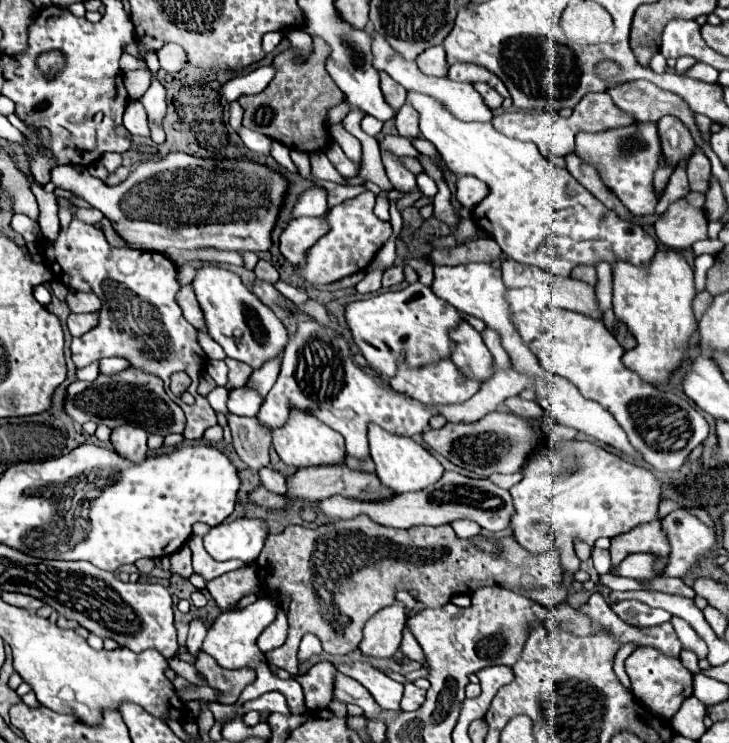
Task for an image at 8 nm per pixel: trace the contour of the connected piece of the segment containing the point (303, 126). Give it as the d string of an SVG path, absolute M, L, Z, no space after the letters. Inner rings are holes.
M322 40L312 42L312 54L306 58L296 56L292 46L288 46L272 60L272 68L276 74L262 92L238 98L240 106L244 108L244 126L300 152L326 150L326 144L330 144L326 114L332 106L340 104L344 96L342 90L330 80L330 76L322 72Z

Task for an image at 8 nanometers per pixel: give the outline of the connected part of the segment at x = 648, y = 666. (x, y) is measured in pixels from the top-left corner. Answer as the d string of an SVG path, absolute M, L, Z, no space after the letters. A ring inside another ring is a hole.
M646 646L636 648L626 658L626 674L630 676L632 692L636 700L662 720L670 720L670 716L678 712L680 704L692 694L692 674L682 666L678 658L664 656L654 648L646 648Z

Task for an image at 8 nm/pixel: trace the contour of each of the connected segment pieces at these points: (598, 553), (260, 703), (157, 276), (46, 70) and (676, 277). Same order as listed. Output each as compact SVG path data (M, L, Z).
M593 547L591 559L598 574L606 574L611 569L611 556L609 550Z
M278 690L274 692L266 692L256 700L250 700L250 704L246 704L246 708L242 708L242 714L250 712L250 710L258 710L258 712L280 712L280 714L292 714L292 710L288 708L286 696Z
M72 220L68 230L60 230L54 242L44 244L44 250L48 250L48 256L52 256L50 260L56 260L62 268L64 286L78 292L94 292L102 300L98 324L84 336L72 338L70 348L76 368L84 368L106 356L118 356L132 368L162 378L166 390L170 388L170 376L174 372L186 372L192 378L190 394L194 394L196 402L192 406L180 404L188 418L184 436L188 440L200 440L206 428L218 424L214 408L208 404L206 396L198 394L206 352L198 344L198 330L186 322L176 302L182 284L178 282L178 270L172 260L160 252L136 250L130 246L114 248L100 228L80 220Z
M46 50L36 56L36 66L48 80L52 80L66 66L66 56L60 50Z
M658 250L646 268L614 264L614 314L636 338L636 348L626 350L622 360L648 384L664 384L686 358L690 338L698 328L692 302L696 298L690 264L672 250Z

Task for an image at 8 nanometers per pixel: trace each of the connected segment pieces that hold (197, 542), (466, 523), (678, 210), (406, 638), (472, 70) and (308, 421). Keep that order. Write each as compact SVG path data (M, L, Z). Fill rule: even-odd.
M190 536L188 546L192 550L192 568L194 568L194 572L198 572L206 582L224 574L224 572L228 572L228 570L236 570L236 568L244 566L238 560L230 560L230 562L212 560L208 556L208 552L202 548L202 538L198 538L198 536Z
M454 520L452 528L454 528L458 538L472 538L472 536L482 532L482 528L476 522L470 522L470 520Z
M684 198L670 204L654 228L660 242L670 248L690 248L694 242L708 238L708 220L704 212L692 208Z
M408 626L404 628L404 634L402 634L402 642L400 642L400 650L402 650L402 652L404 652L405 655L408 655L408 658L421 658L421 663L424 663L425 658L422 648L420 648L420 646L418 646L418 642L414 640L414 636L410 634Z
M454 64L448 70L448 78L450 80L458 80L458 82L468 82L468 84L484 82L484 84L492 86L502 98L510 96L508 90L506 90L506 86L502 84L502 80L498 80L498 76L494 76L486 68L478 68L476 64Z
M292 410L288 422L282 428L272 432L272 444L274 444L280 460L294 468L334 466L334 464L342 464L346 458L344 438L336 430L332 430L326 424L322 424L320 420L316 420L314 416L300 412L300 410Z

